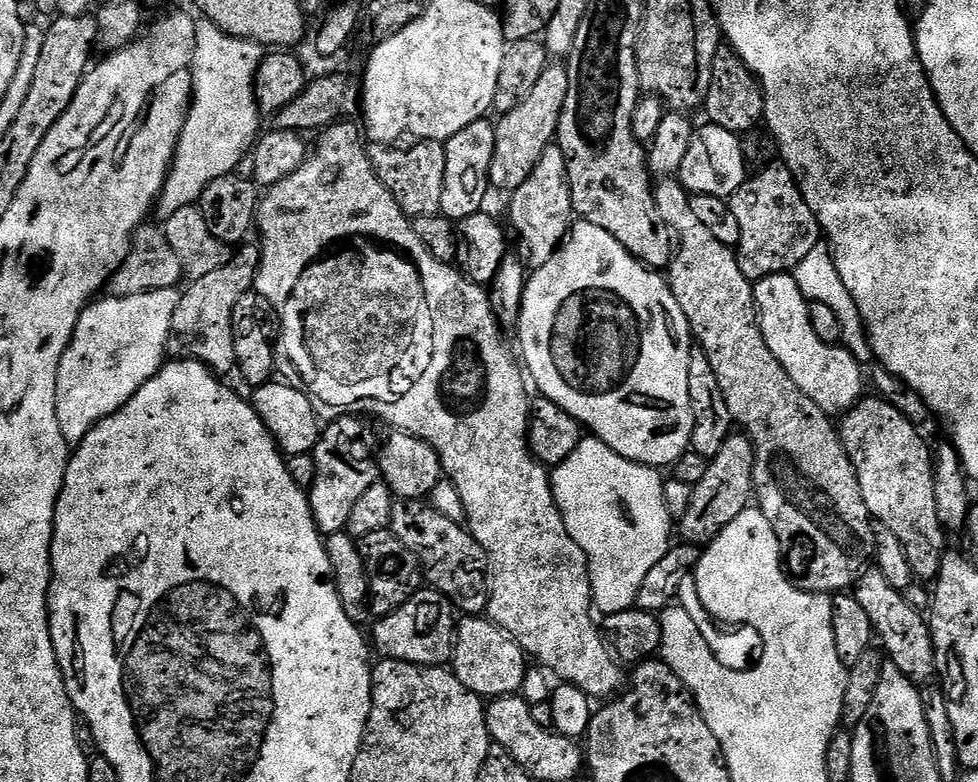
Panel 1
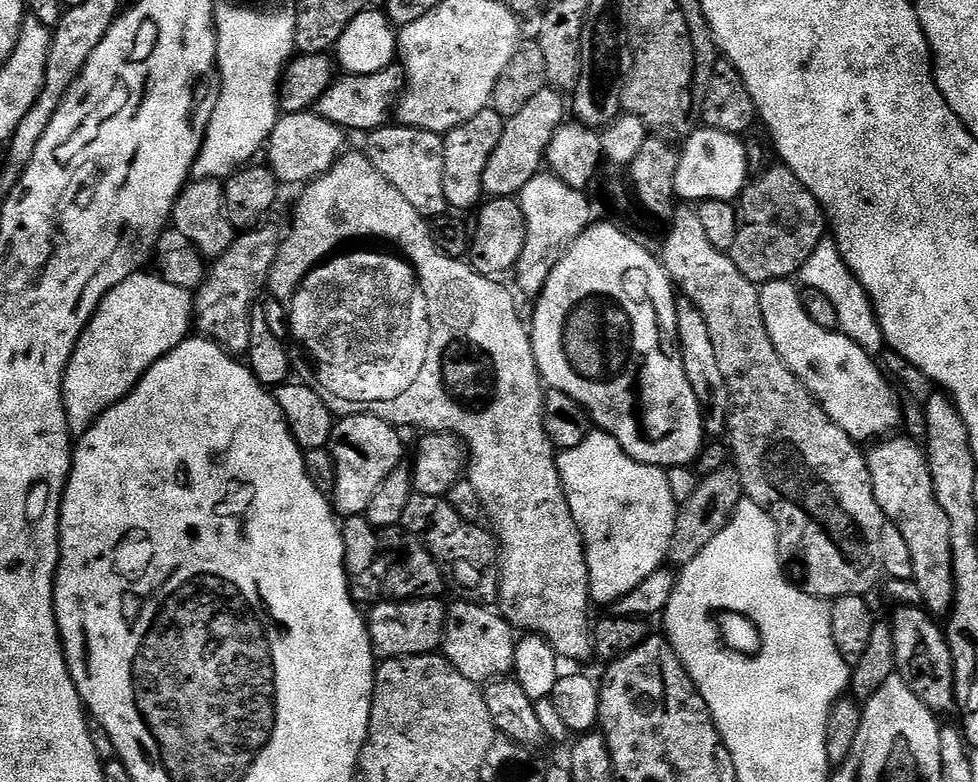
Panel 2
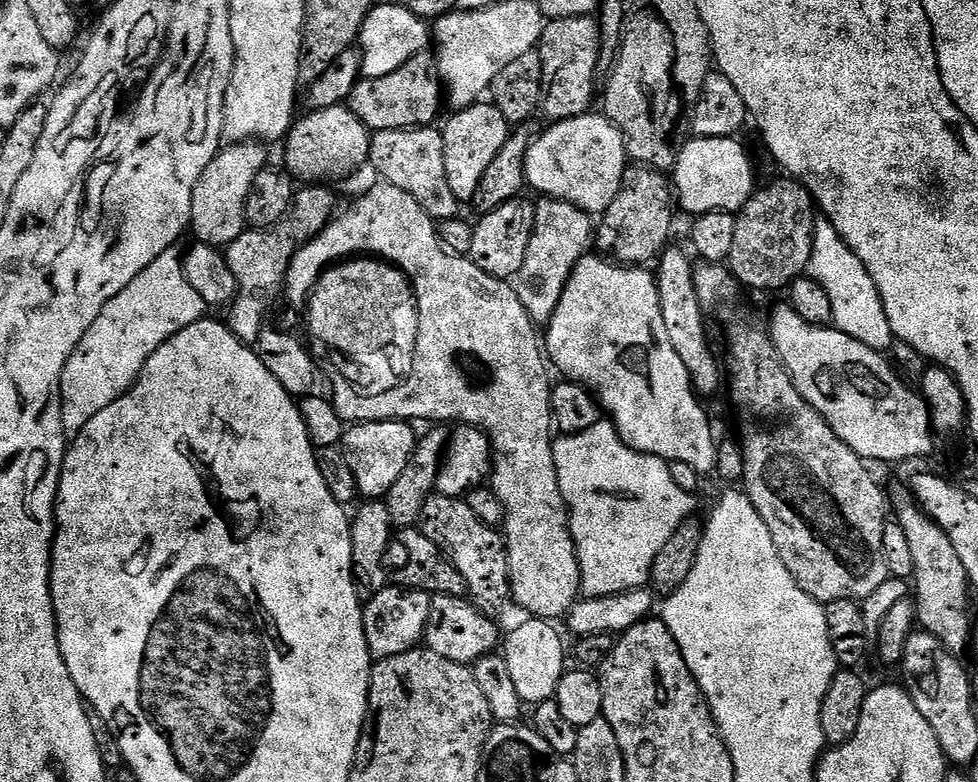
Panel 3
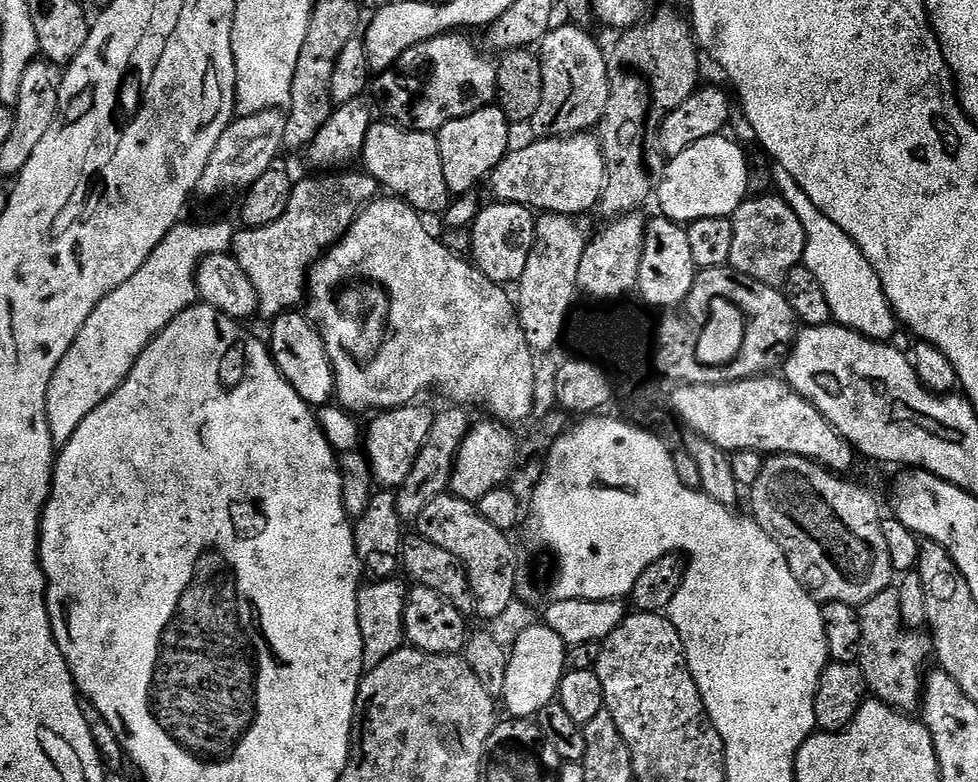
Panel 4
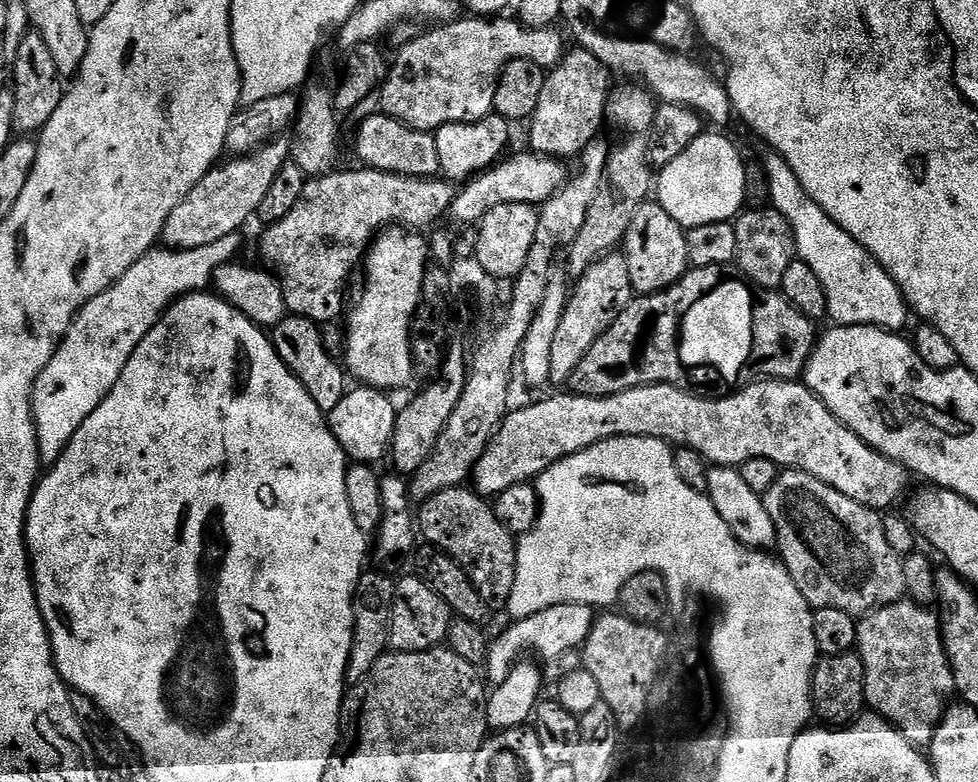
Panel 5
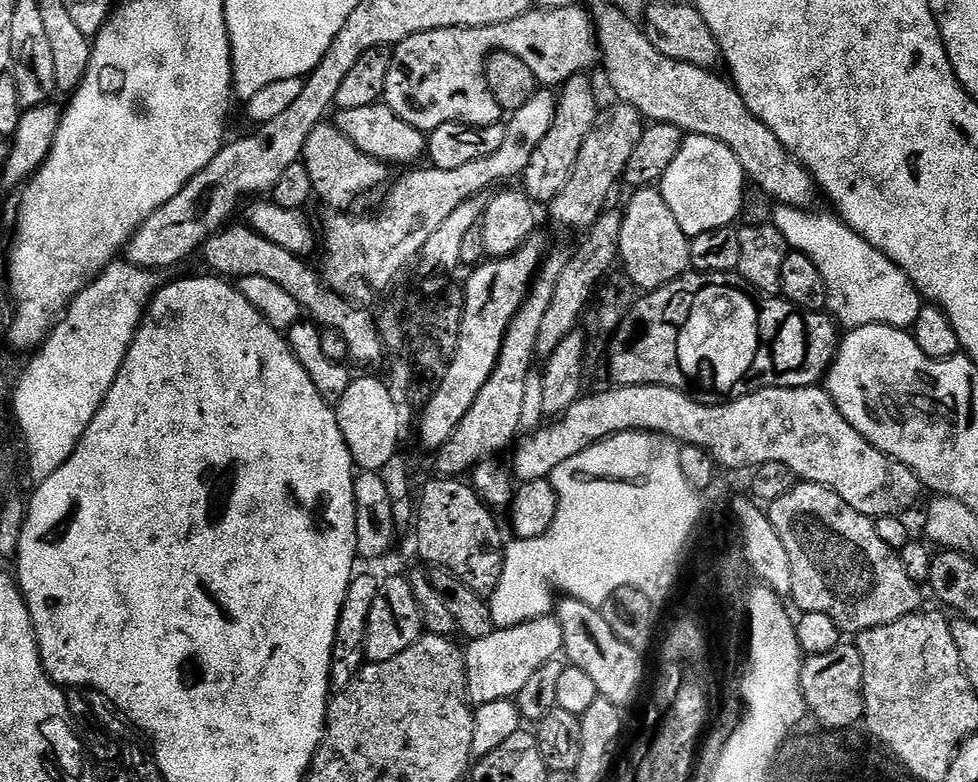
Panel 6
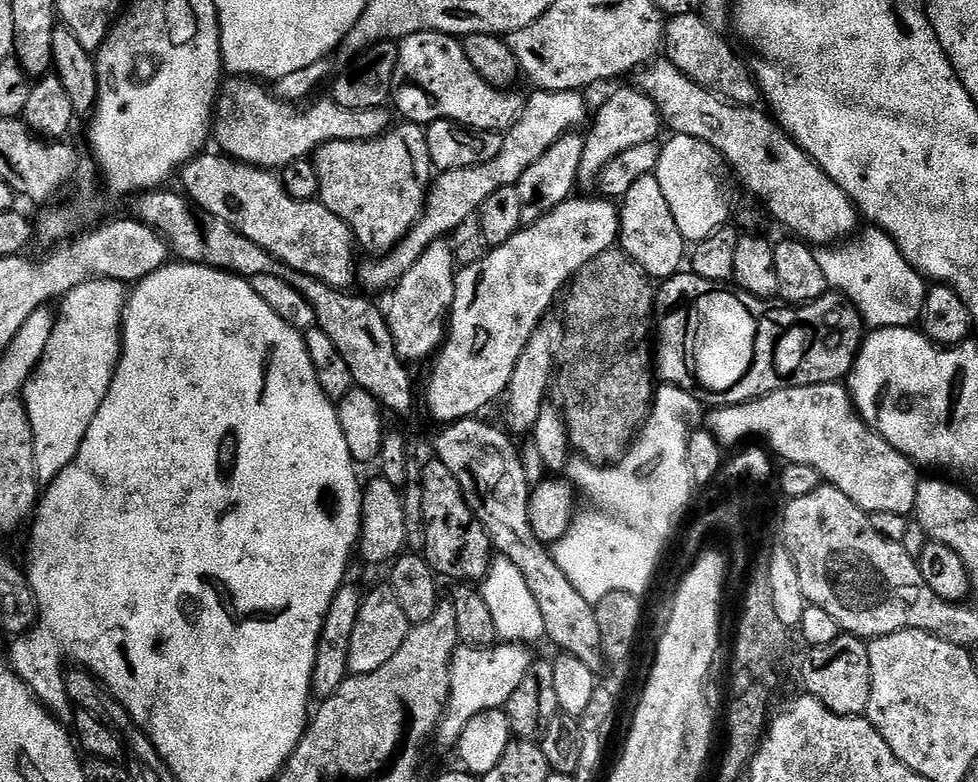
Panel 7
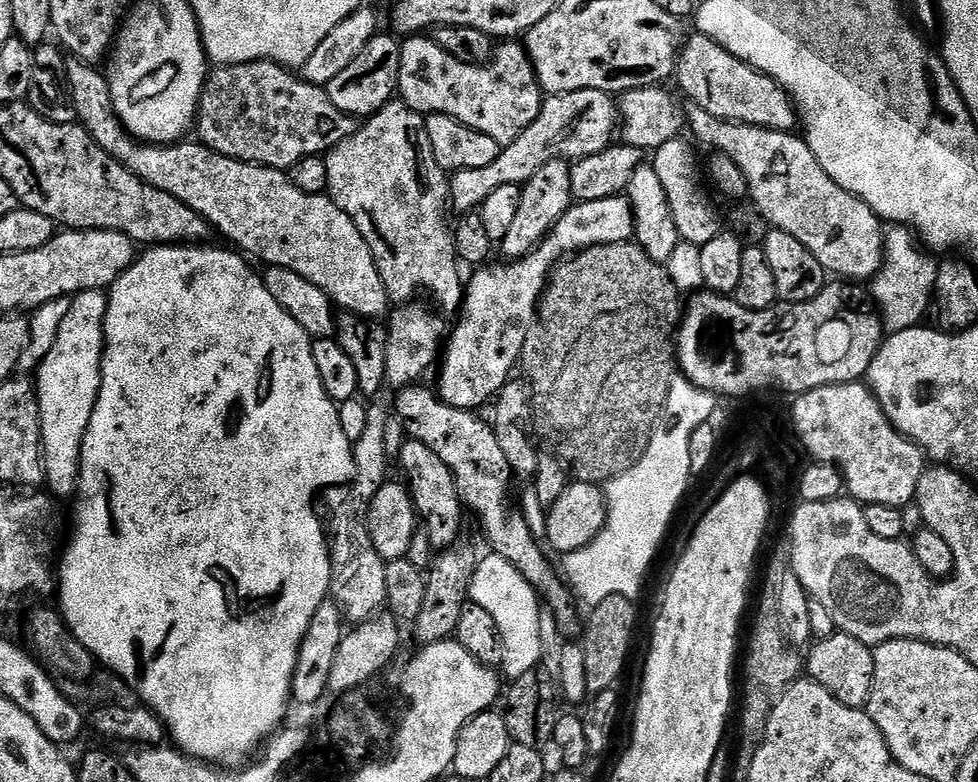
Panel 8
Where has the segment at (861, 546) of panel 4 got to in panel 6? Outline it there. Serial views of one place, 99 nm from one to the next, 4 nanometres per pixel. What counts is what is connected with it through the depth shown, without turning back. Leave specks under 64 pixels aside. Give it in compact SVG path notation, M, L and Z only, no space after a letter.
M796 482L782 498L767 505L766 511L778 538L782 538L782 546L786 546L786 554L790 554L790 578L794 581L790 600L797 604L800 612L826 614L834 618L841 633L859 634L921 611L921 589L907 577L899 551L878 538L873 517L858 514L858 510L846 506L838 494L817 484Z

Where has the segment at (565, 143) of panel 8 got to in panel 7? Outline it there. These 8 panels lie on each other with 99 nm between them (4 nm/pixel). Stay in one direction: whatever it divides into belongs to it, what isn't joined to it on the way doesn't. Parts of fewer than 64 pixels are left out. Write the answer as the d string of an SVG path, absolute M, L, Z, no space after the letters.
M536 90L533 93L532 97L529 95L525 99L524 112L518 123L503 133L502 150L498 150L495 158L490 158L490 162L482 166L441 172L433 179L432 187L428 190L427 205L416 225L383 258L368 258L365 264L363 261L359 265L359 287L369 288L364 289L369 293L380 292L383 288L395 289L406 270L410 270L410 266L414 266L414 262L422 258L430 245L451 237L453 230L462 226L466 218L479 213L482 202L486 202L490 194L513 187L522 178L522 174L526 174L526 170L530 170L530 166L534 166L534 162L538 162L538 158L542 158L542 154L550 150L550 146L557 144L565 134L583 129L589 123L590 108L588 112L588 104L580 92Z

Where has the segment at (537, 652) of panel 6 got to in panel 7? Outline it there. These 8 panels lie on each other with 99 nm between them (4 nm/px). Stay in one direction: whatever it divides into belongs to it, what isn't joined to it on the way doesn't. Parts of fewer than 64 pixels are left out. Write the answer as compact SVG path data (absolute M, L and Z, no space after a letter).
M497 643L490 648L469 648L461 646L452 656L450 674L450 698L444 710L444 719L440 721L438 740L444 744L455 745L463 733L463 728L475 715L484 711L503 709L510 694L518 690L526 670L530 670L533 653L523 644Z

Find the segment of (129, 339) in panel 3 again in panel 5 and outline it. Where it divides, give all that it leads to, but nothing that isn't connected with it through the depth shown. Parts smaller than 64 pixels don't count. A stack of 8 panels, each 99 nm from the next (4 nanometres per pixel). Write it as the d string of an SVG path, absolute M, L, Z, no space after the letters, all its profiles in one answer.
M235 232L194 250L157 246L138 258L114 286L98 294L98 298L72 319L72 329L65 334L54 358L50 358L46 370L38 374L32 387L32 417L36 423L41 465L58 462L82 422L86 422L86 418L98 410L106 394L114 390L114 382L118 382L122 370L126 370L130 354L138 350L138 342L150 334L165 310L180 297L207 289L218 266L231 264L239 257L236 255L240 252L241 238L241 233Z

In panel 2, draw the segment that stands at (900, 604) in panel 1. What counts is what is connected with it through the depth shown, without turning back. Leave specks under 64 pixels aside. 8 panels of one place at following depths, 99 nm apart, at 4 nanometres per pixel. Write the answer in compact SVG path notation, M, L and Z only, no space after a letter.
M900 606L897 612L890 618L893 632L894 658L896 659L895 671L904 679L906 686L917 696L924 707L931 709L933 713L940 714L943 708L952 708L956 702L956 679L952 669L952 651L948 645L945 633L934 624L936 623L923 607Z

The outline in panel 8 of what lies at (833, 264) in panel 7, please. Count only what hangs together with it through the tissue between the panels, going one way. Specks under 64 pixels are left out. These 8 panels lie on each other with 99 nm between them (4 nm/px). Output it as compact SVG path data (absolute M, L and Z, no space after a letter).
M888 226L888 227L884 228L884 259L885 259L885 261L888 261L888 262L892 262L892 260L896 260L896 264L898 267L905 268L905 270L908 272L917 272L916 280L892 280L891 263L886 262L886 263L884 263L884 265L882 265L882 267L880 268L880 271L877 272L876 275L873 276L870 281L870 299L873 303L876 311L880 313L880 319L883 320L884 327L885 327L885 329L887 329L887 331L889 333L901 332L902 330L906 330L907 328L915 328L928 315L928 306L932 302L932 293L935 292L935 290L936 290L936 282L935 282L935 279L932 279L932 277L935 277L935 275L938 271L937 261L935 261L935 262L932 261L935 259L933 259L933 257L931 255L929 255L929 253L927 251L925 251L925 249L923 247L918 246L917 241L914 239L914 233L913 233L912 229L902 228L899 226Z

